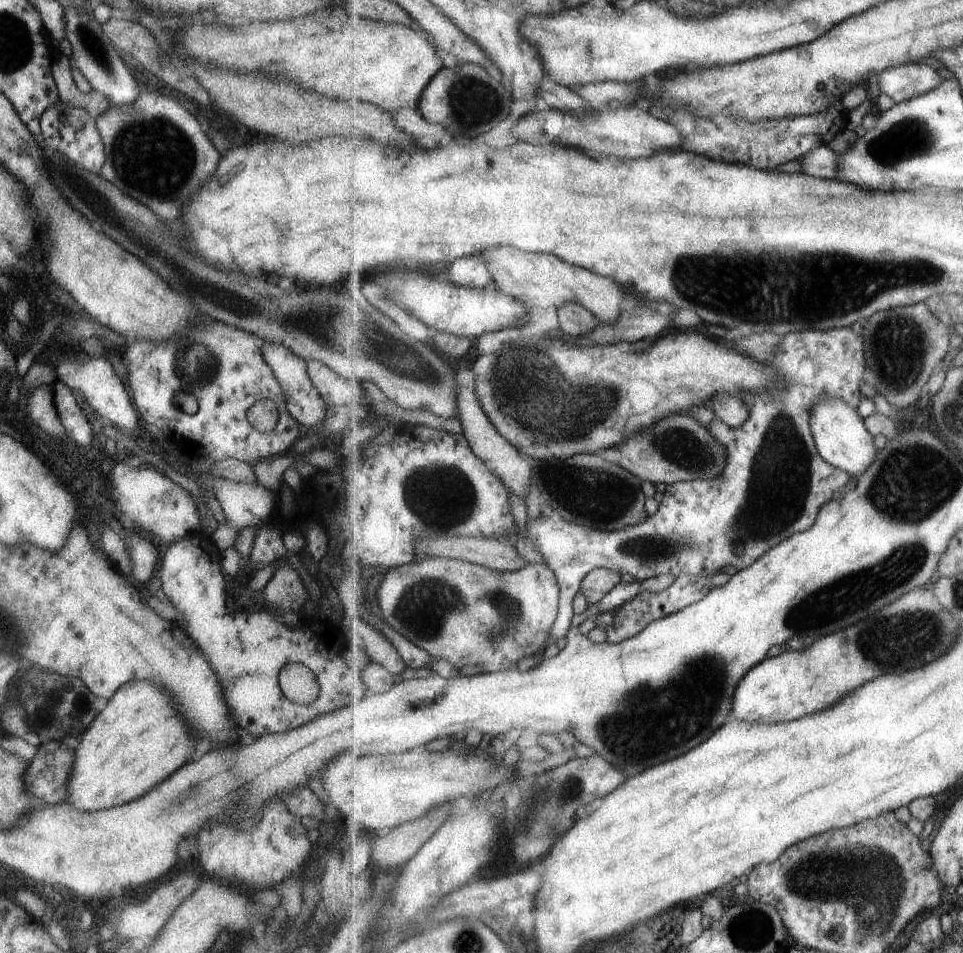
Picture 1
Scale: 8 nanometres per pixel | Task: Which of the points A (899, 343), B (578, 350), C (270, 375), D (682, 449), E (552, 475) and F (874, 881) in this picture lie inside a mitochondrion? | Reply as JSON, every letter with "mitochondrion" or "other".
{"A":"mitochondrion","B":"other","C":"other","D":"mitochondrion","E":"mitochondrion","F":"mitochondrion"}

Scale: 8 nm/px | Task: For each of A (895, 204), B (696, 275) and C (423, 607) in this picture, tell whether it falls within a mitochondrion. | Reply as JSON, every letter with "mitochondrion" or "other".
{"A":"other","B":"mitochondrion","C":"mitochondrion"}

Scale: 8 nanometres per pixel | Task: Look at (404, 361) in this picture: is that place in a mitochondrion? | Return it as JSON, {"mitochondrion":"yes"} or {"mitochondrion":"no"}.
{"mitochondrion":"yes"}

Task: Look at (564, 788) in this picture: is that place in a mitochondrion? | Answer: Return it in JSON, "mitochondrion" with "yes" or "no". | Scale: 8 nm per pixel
{"mitochondrion":"yes"}

